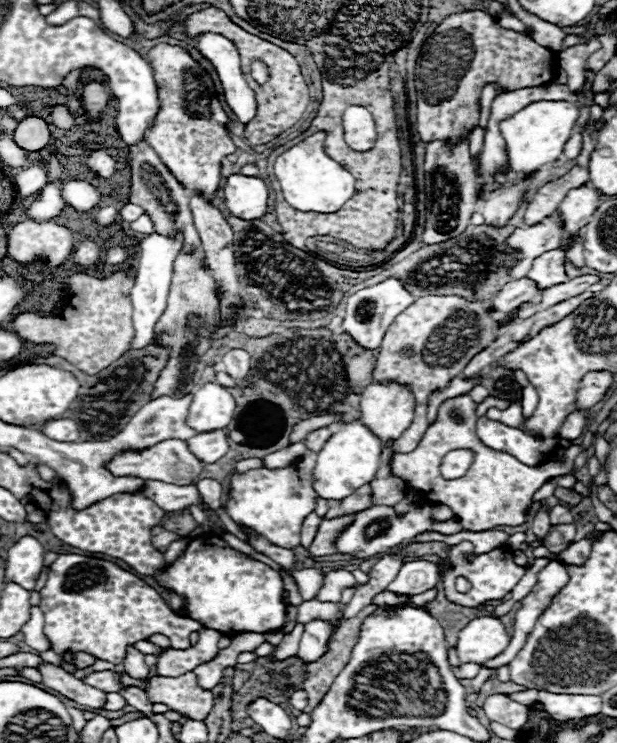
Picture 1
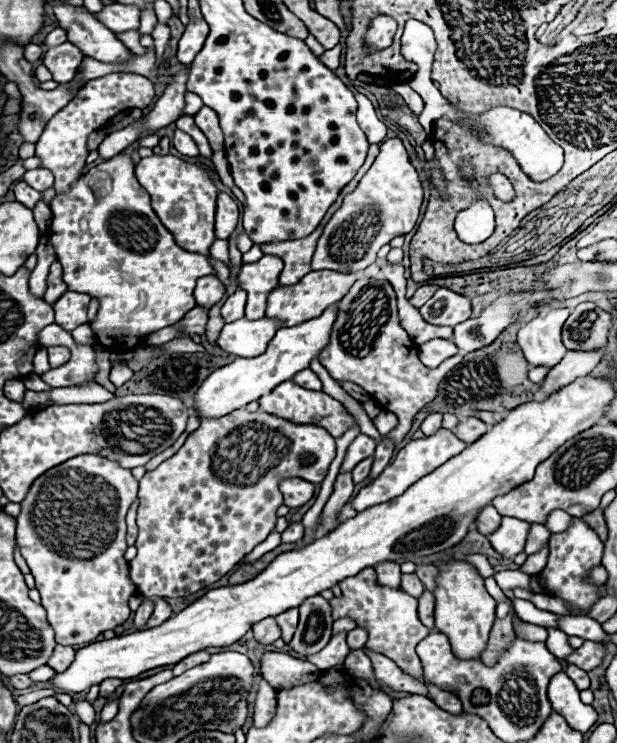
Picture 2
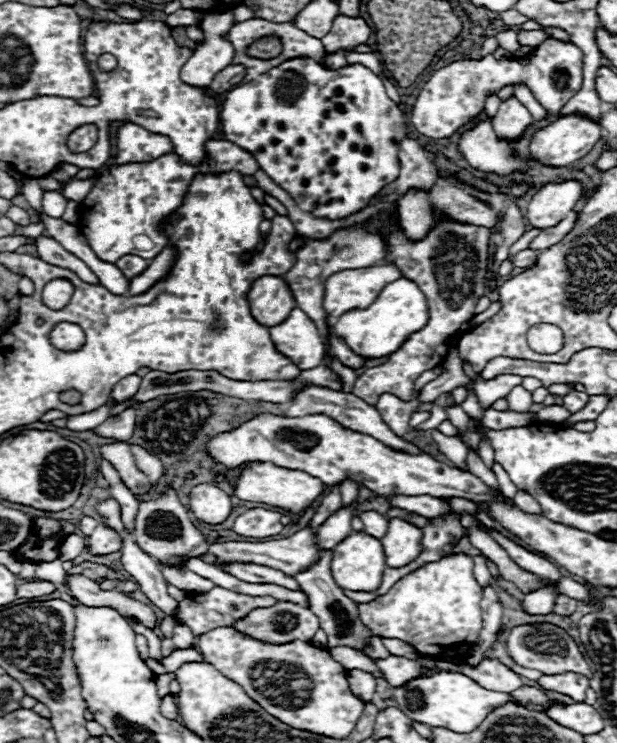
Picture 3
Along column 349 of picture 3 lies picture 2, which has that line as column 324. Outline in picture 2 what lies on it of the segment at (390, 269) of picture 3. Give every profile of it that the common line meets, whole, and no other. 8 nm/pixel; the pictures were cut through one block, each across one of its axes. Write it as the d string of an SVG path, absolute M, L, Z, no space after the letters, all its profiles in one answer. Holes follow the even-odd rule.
M314 270L308 272L298 284L292 286L278 286L268 296L268 318L282 318L284 326L296 326L298 322L306 322L310 318L316 318L322 314L330 304L336 304L344 298L346 290L358 280L358 274L338 274L334 270Z

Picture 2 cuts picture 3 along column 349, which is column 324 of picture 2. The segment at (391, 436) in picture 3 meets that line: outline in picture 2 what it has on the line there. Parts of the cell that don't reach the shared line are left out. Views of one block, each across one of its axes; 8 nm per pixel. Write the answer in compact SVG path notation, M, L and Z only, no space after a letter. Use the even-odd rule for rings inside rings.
M292 380L278 384L270 394L262 396L260 408L270 414L278 414L280 418L290 418L290 422L314 422L316 426L322 426L324 430L328 430L334 438L342 436L346 430L350 430L354 426L354 418L346 412L346 408L338 400L330 398L324 392L306 390L298 384L294 384Z

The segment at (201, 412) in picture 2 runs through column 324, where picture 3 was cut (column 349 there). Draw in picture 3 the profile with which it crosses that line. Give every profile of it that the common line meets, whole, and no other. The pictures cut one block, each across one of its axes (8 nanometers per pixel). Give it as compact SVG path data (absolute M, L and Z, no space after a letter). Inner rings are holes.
M400 278L396 282L390 282L382 288L382 292L376 296L376 300L362 310L348 310L334 322L334 332L346 340L346 344L364 358L376 358L376 356L388 356L402 342L422 330L428 322L428 302L424 292L414 280Z

